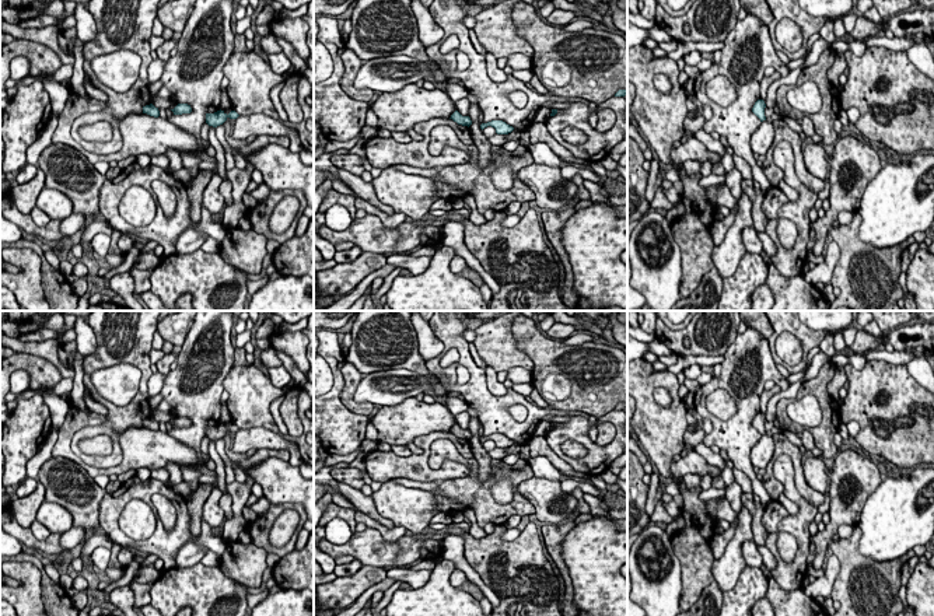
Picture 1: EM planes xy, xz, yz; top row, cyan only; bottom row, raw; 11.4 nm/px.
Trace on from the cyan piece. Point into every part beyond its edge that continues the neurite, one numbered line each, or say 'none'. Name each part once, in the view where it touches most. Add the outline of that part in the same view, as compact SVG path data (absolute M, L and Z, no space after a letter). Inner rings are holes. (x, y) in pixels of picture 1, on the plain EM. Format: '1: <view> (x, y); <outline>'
none

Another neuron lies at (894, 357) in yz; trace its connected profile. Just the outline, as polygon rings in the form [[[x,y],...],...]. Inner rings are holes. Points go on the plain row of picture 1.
[[[870,350],[865,353],[867,361],[884,360],[893,365],[900,365],[900,364],[907,365],[907,363],[912,361],[914,357],[916,357],[914,350],[907,350],[907,351]]]

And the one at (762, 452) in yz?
[[[763,434],[760,440],[751,449],[749,458],[753,466],[766,469],[774,454],[774,441],[772,434]]]

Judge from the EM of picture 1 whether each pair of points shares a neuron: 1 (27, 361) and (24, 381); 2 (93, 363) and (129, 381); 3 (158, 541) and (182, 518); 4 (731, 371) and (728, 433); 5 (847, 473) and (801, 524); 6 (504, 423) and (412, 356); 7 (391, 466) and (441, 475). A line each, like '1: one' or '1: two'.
1: two
2: two
3: one
4: one
5: two
6: two
7: one

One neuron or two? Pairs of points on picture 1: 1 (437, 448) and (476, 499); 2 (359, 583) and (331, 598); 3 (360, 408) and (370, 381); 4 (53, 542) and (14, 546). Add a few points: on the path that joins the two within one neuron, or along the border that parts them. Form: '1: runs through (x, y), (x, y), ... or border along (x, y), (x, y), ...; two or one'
1: runs through (454, 455), (474, 469), (474, 482); one
2: runs through (352, 587), (338, 594); one
3: border along (353, 395), (356, 401), (373, 405); two
4: border along (14, 536), (21, 545); two

